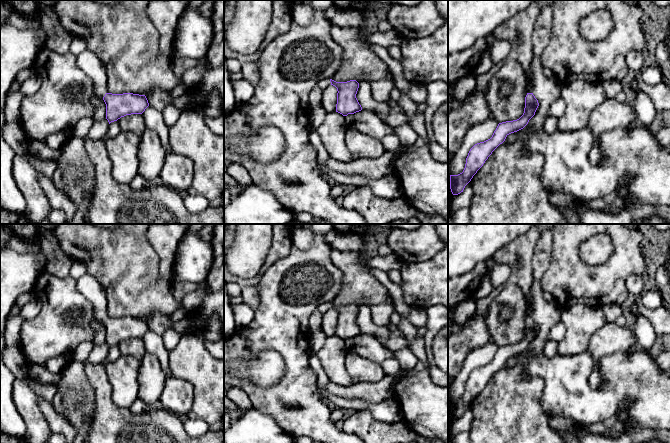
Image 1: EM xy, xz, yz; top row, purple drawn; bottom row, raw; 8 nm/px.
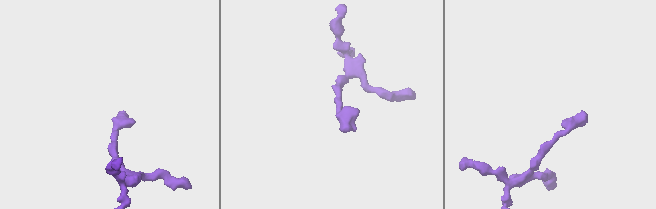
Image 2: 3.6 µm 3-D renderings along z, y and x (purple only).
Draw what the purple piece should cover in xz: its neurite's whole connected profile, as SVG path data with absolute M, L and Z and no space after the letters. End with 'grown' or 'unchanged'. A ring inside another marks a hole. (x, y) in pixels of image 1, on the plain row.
M324 303L319 305L317 309L322 313L325 313L330 309L337 312L336 336L342 338L343 340L354 338L362 334L362 331L356 322L359 312L359 307L356 304L336 306L332 303Z; grown

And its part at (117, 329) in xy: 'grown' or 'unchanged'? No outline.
grown

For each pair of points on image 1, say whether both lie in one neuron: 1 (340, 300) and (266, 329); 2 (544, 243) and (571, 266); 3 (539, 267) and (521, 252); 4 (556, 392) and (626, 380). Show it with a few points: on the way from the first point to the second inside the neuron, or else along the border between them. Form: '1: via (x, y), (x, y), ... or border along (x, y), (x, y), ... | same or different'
1: border along (341, 280), (341, 290), (331, 302) | different
2: border along (553, 234), (551, 259), (545, 272) | different
3: border along (538, 238), (532, 257), (532, 285) | different
4: via (573, 396), (609, 396) | same

